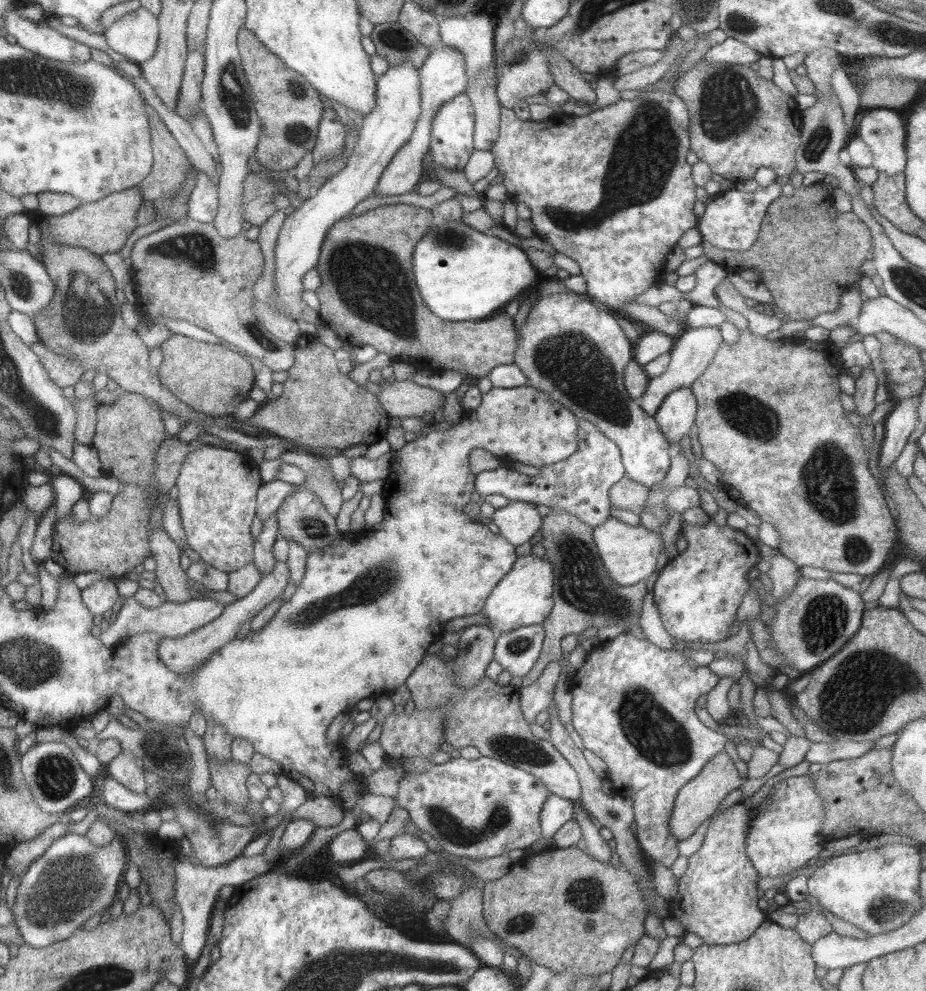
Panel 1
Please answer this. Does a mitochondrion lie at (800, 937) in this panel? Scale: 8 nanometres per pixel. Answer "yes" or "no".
no

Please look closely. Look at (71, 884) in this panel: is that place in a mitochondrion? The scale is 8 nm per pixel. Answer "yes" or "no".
yes

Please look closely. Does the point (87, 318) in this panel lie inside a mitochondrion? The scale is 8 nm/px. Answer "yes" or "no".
yes

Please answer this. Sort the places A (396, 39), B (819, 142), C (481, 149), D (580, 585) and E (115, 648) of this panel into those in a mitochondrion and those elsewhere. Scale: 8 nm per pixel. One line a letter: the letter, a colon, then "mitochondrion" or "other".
A: mitochondrion
B: mitochondrion
C: other
D: mitochondrion
E: other

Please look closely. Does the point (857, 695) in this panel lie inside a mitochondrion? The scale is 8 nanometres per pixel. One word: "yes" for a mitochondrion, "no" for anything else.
yes

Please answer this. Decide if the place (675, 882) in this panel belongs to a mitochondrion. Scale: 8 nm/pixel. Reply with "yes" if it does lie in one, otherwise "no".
no

